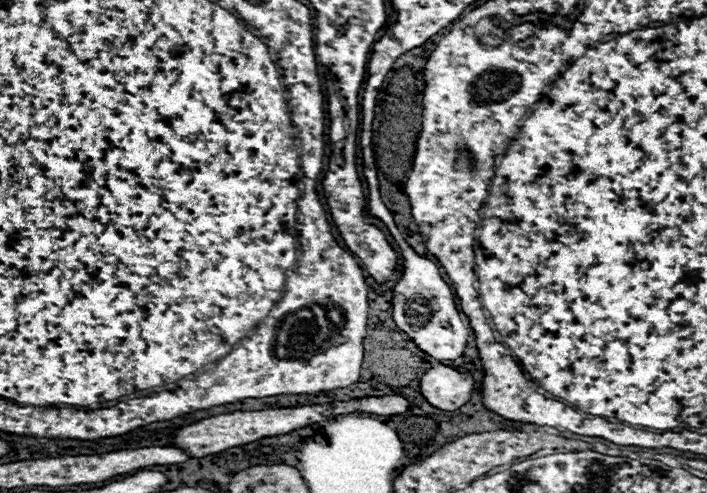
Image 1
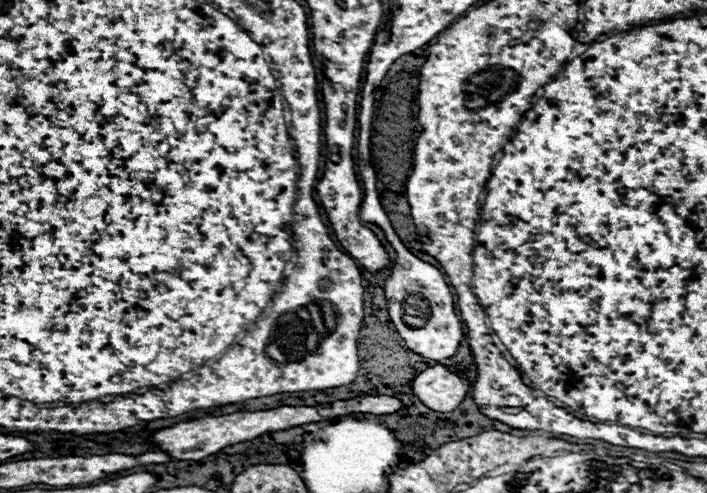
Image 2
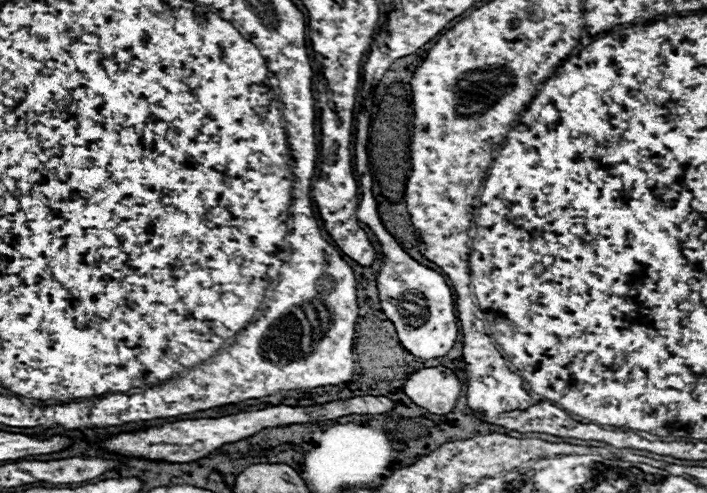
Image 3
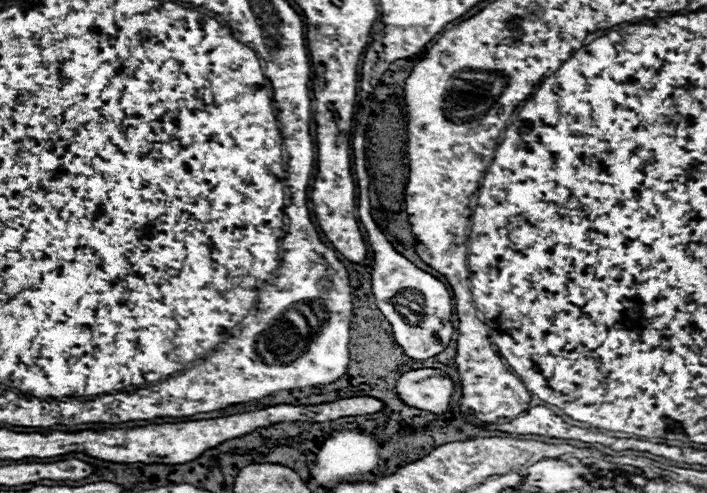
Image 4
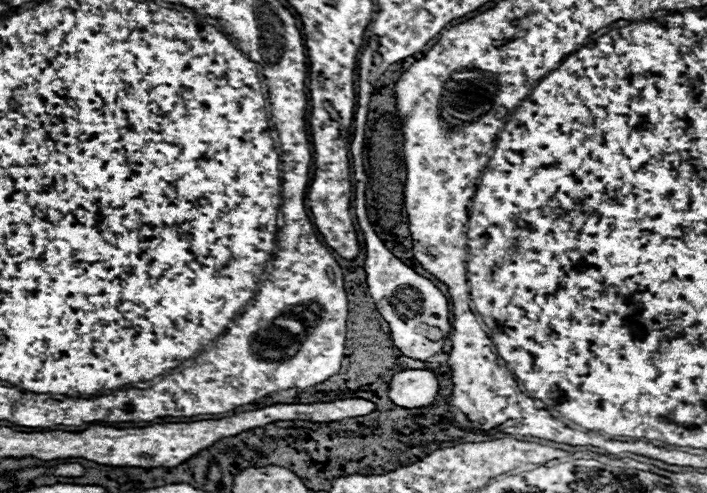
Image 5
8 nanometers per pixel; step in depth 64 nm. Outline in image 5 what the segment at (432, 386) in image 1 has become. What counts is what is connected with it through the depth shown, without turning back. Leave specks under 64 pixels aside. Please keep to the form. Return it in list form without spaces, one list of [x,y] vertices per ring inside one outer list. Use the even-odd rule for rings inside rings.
[[[402,370],[390,382],[390,400],[402,408],[426,408],[438,402],[440,382],[432,370]]]

